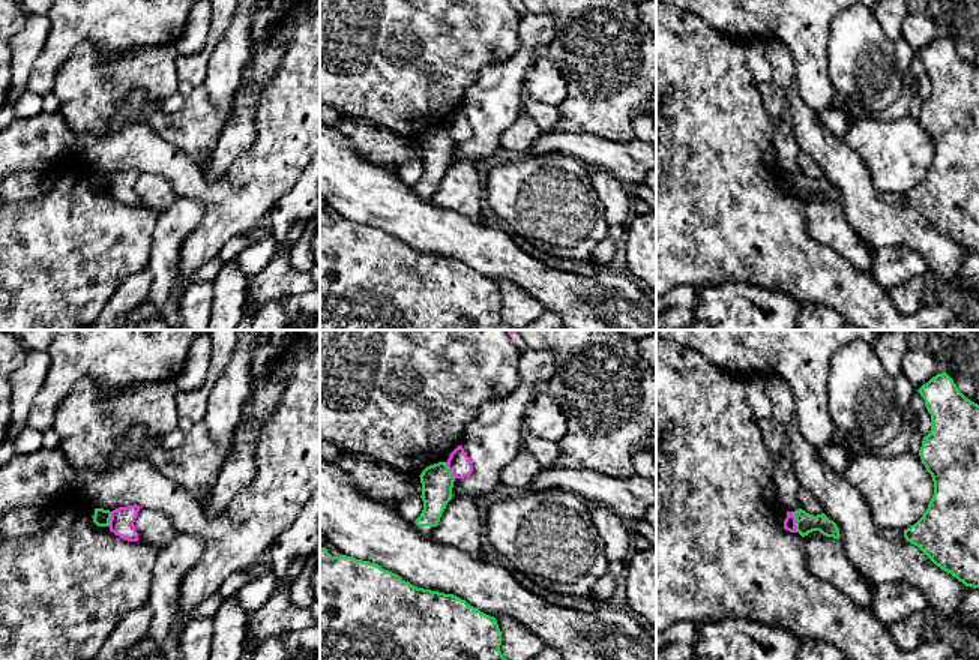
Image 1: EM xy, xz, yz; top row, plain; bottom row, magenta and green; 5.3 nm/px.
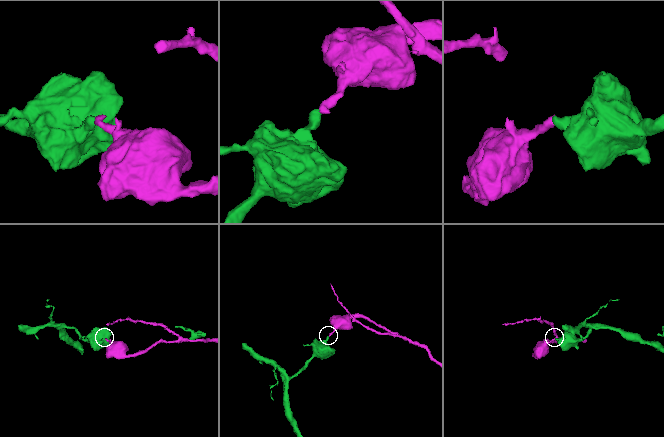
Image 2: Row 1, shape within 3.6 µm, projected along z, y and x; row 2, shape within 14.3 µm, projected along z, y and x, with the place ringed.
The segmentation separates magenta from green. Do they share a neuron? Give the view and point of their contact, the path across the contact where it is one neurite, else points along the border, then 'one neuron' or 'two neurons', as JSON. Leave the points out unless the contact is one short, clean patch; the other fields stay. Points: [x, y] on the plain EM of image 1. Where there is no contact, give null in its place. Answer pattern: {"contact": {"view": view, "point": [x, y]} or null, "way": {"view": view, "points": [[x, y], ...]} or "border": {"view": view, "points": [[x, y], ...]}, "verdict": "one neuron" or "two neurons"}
{"contact": {"view": "yz", "point": [795, 186]}, "border": {"view": "yz", "points": [[792, 176], [796, 185], [796, 195]]}, "verdict": "two neurons"}

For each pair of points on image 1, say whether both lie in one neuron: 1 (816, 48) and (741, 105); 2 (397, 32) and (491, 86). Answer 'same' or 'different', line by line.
1: different
2: different

